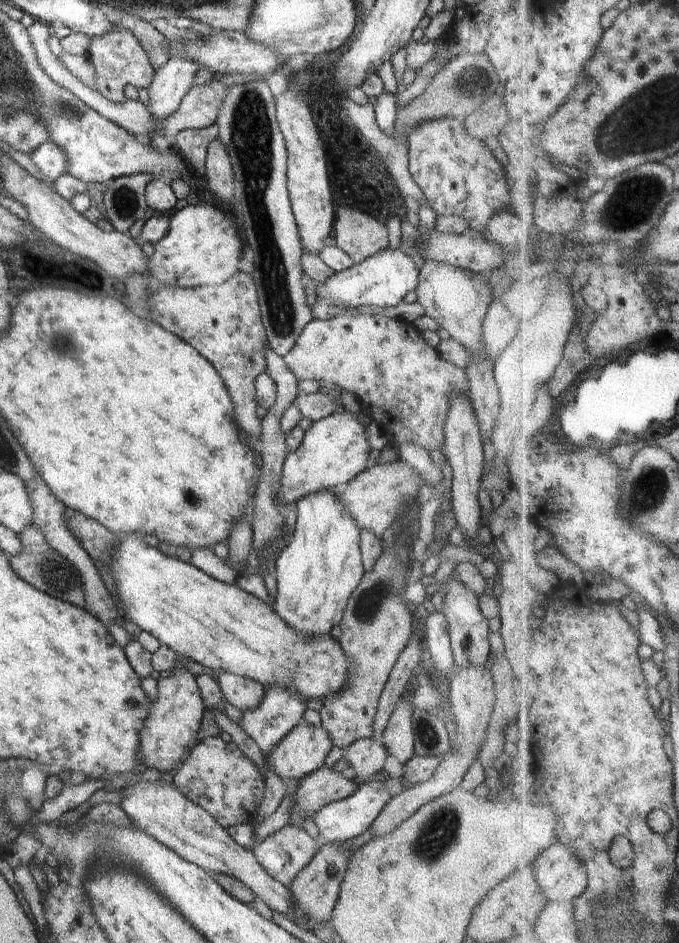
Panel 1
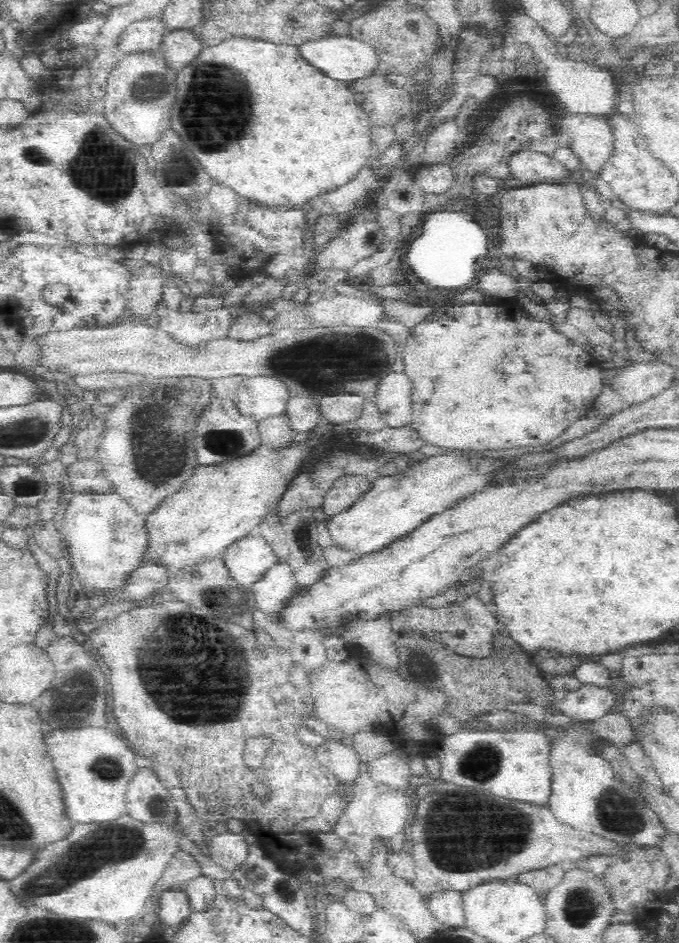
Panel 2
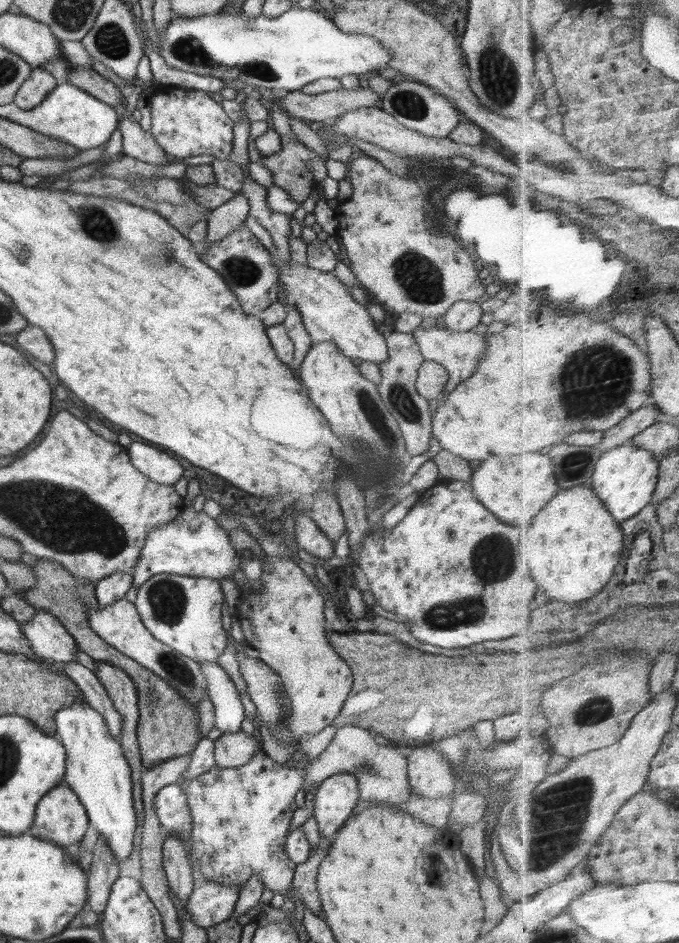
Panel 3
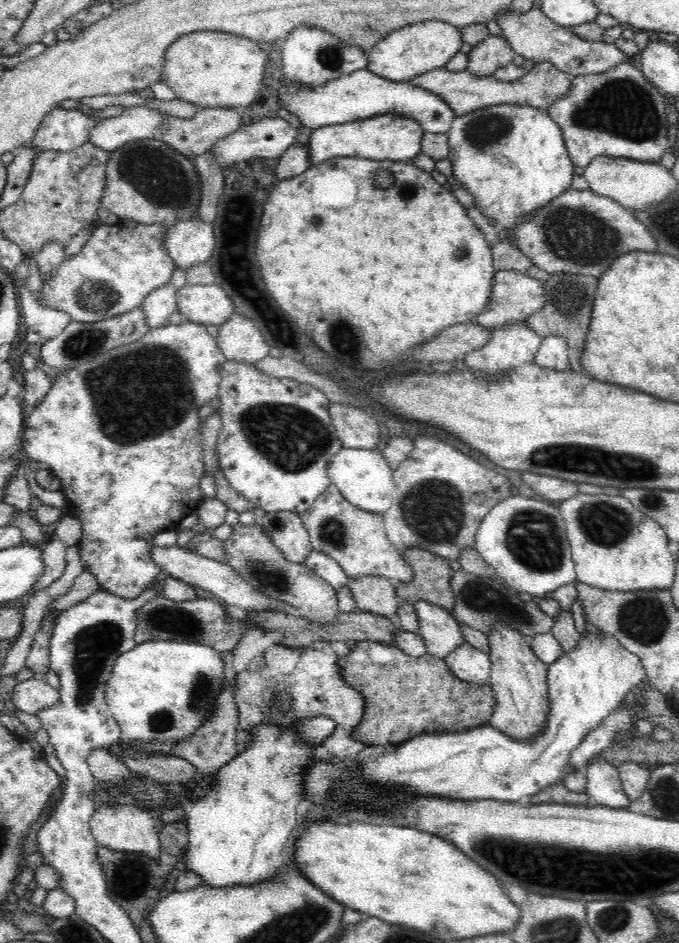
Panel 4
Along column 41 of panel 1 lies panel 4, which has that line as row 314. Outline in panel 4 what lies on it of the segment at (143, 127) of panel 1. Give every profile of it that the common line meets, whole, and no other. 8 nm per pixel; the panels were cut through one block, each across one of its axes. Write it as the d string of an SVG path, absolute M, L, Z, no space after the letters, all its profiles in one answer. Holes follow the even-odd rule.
M32 292L32 301L23 301L20 298L20 311L24 317L25 326L28 330L38 332L39 336L51 339L62 334L68 326L71 318L61 310L41 307Z

